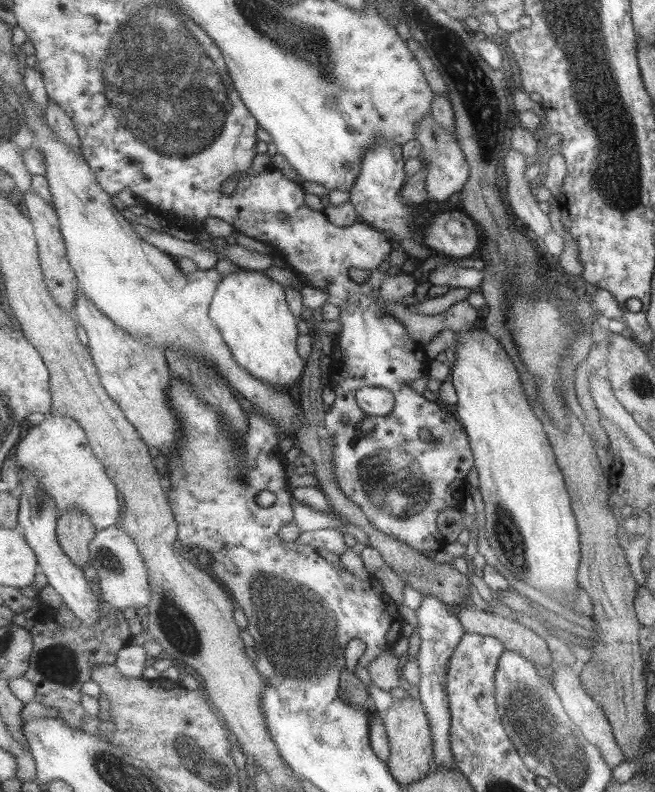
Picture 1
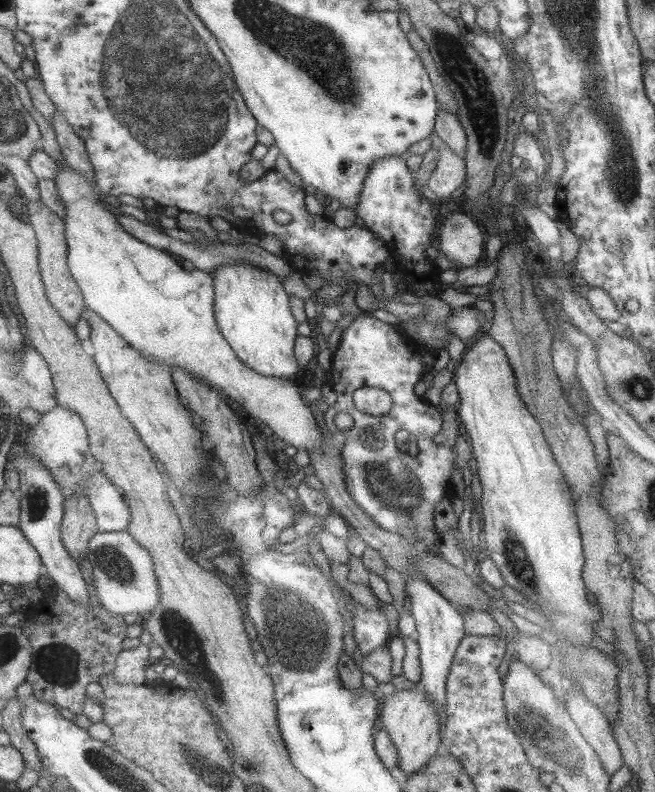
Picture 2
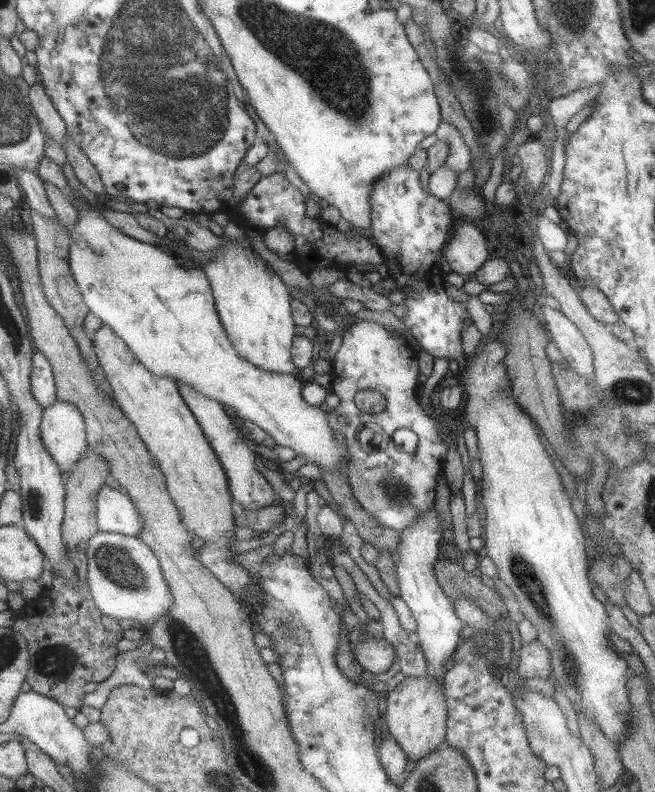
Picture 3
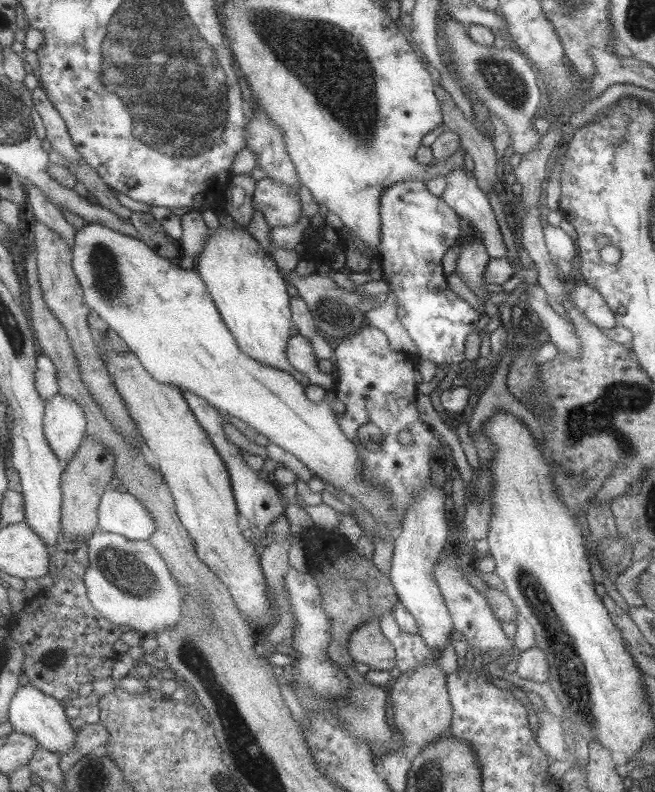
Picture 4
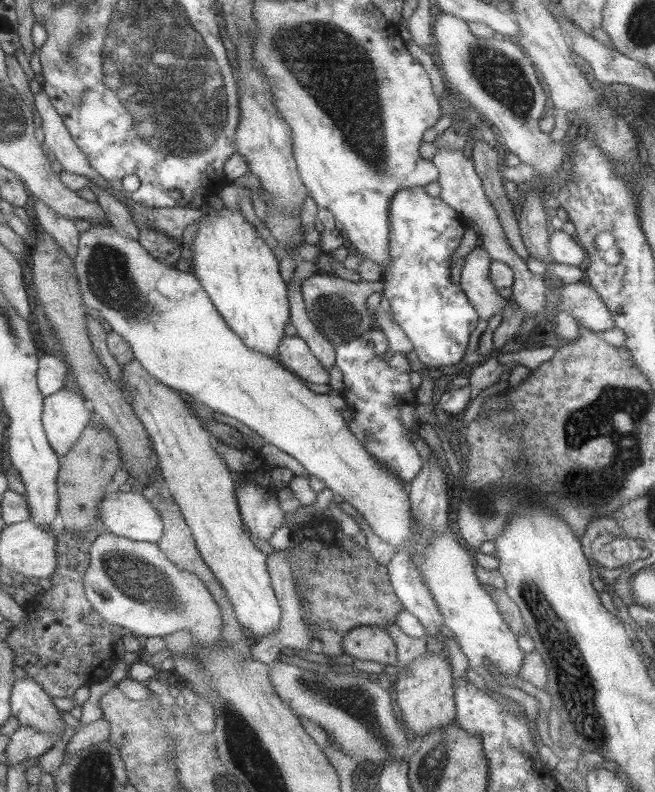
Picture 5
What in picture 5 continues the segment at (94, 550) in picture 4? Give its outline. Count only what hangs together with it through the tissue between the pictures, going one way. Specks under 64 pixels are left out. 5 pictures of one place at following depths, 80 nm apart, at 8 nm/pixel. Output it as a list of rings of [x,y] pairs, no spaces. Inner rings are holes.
[[[110,532],[101,533],[91,549],[91,566],[86,572],[86,593],[95,610],[109,623],[127,628],[131,635],[144,639],[150,636],[170,635],[176,630],[192,632],[200,645],[212,645],[220,633],[220,612],[204,584],[194,574],[179,570],[152,542],[129,540]]]

